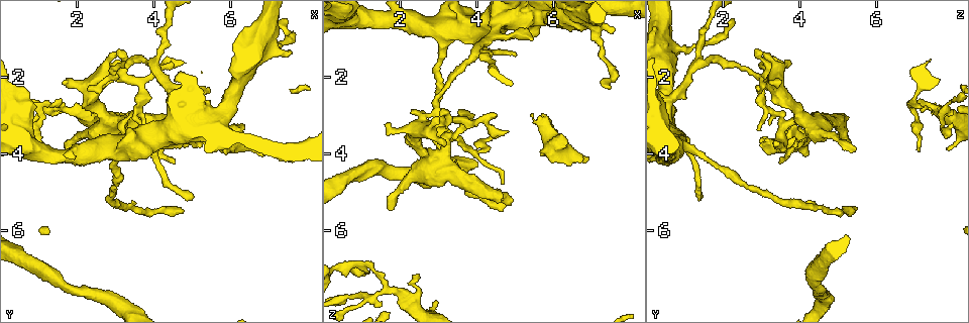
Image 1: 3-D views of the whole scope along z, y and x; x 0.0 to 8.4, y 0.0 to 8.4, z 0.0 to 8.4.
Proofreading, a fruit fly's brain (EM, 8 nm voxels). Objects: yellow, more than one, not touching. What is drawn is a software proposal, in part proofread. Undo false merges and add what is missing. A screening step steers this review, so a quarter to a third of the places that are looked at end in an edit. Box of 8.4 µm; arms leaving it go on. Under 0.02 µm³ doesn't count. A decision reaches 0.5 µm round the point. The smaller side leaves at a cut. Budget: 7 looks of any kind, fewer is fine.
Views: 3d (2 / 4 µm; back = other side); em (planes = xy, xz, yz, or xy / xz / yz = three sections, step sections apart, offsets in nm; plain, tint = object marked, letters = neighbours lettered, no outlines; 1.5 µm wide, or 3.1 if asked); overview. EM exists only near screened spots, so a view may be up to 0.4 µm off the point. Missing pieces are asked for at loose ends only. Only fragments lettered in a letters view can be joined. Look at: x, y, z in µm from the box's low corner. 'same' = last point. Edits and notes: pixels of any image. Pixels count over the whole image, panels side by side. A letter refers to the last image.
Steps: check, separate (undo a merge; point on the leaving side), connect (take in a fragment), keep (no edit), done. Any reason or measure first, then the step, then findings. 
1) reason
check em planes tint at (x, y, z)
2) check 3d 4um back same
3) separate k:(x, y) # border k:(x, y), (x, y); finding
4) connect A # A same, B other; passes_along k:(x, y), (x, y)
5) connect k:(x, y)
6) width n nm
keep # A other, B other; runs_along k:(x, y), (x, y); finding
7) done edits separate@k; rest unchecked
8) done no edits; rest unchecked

an open end
check em xy step 4 letters at (6.95, 4.05, 4.10)

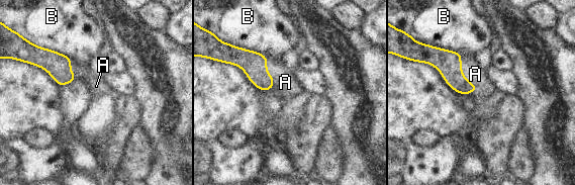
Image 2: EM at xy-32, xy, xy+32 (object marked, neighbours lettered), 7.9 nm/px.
connect A # A same, B other; passes_along 2:(448, 63), (471, 83), (475, 74); it goes on there

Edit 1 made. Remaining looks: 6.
branch stops here
check em yz step 4 tint at (7.50, 0.50, 2.35)

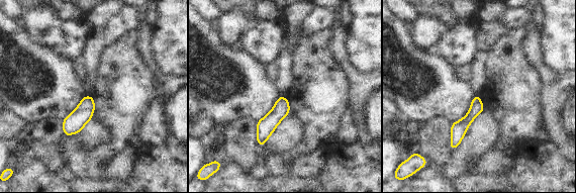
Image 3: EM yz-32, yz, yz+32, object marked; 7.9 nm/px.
another direction
check em planes letters same

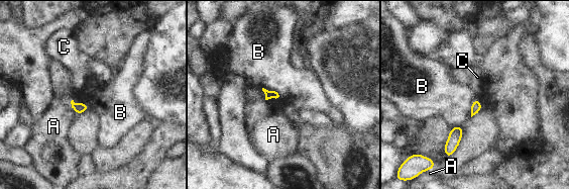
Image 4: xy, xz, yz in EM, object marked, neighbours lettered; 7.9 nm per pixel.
longest_contact B 170 nm
keep # A other, B other, C other; border 4:(475, 97), (472, 101), (470, 116); none of them fits

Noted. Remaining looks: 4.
done edits connect@2; rest unchecked

